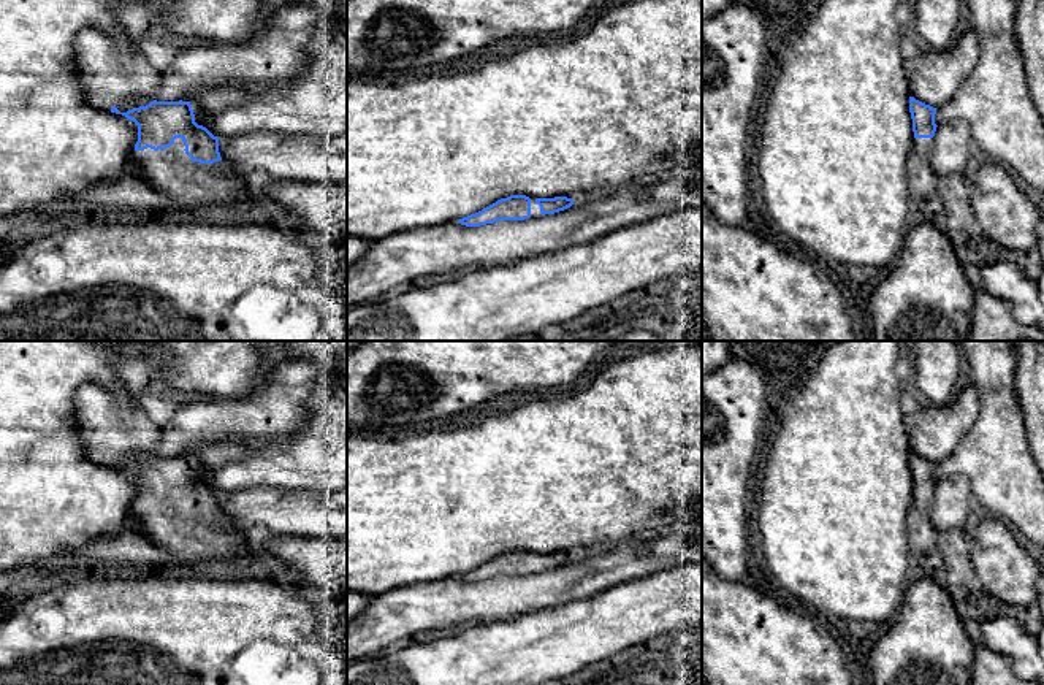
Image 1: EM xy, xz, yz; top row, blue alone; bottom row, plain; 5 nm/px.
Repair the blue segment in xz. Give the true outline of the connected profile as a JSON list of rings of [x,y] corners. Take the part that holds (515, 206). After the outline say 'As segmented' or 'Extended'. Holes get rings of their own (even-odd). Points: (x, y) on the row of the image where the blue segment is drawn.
[[[510,195],[496,203],[483,208],[482,211],[459,219],[458,222],[466,227],[480,227],[499,220],[524,220],[529,217],[542,217],[564,211],[573,205],[572,198],[529,198],[526,195]]]. Extended

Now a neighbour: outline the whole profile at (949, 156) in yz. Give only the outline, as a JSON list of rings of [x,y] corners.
[[[952,121],[936,127],[930,165],[941,178],[946,174],[963,174],[970,160],[968,144],[971,143],[970,127],[965,121]]]

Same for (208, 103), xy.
[[[244,82],[244,84],[227,84],[215,89],[200,92],[190,100],[195,122],[206,127],[206,124],[220,111],[228,106],[246,101],[249,97],[257,95],[268,82]]]

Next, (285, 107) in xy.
[[[288,0],[309,5],[320,14],[318,30],[311,43],[311,63],[291,79],[268,82],[257,95],[215,114],[206,128],[217,138],[257,132],[317,133],[326,138],[347,135],[347,0]]]

